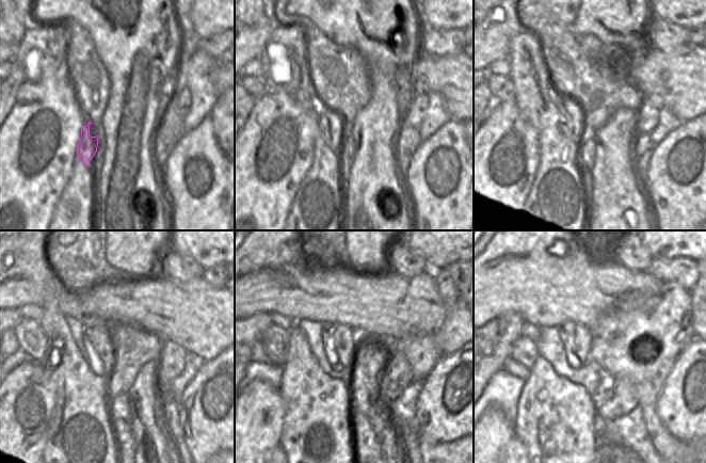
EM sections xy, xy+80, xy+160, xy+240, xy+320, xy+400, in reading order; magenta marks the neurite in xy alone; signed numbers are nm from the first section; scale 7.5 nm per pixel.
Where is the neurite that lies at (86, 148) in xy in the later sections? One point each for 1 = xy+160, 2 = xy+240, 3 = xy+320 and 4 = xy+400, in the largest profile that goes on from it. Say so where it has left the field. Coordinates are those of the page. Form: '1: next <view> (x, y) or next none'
1: next xy+160 (573, 107)
2: next xy+240 (97, 333)
3: next xy+320 (341, 338)
4: next xy+400 (576, 338)

